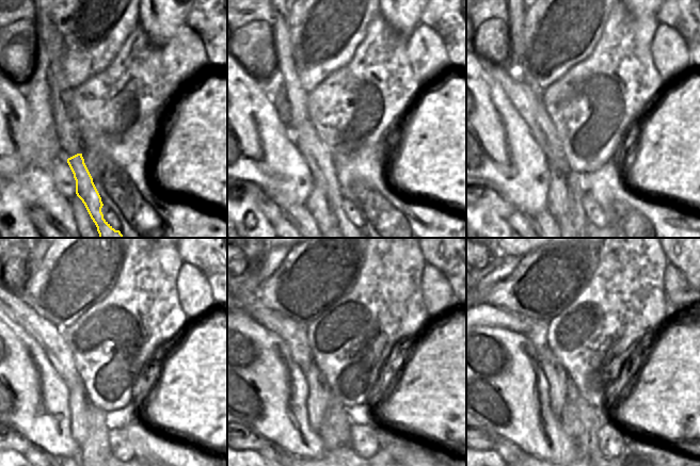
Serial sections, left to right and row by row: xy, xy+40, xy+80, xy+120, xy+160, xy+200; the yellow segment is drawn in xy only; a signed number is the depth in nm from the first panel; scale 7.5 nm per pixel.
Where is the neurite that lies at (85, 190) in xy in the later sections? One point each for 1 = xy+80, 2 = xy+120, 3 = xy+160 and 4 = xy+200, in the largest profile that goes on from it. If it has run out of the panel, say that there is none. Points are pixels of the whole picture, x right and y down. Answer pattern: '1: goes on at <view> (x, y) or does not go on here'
1: goes on at xy+80 (528, 103)
2: goes on at xy+120 (50, 337)
3: goes on at xy+160 (293, 334)
4: goes on at xy+200 (538, 335)

